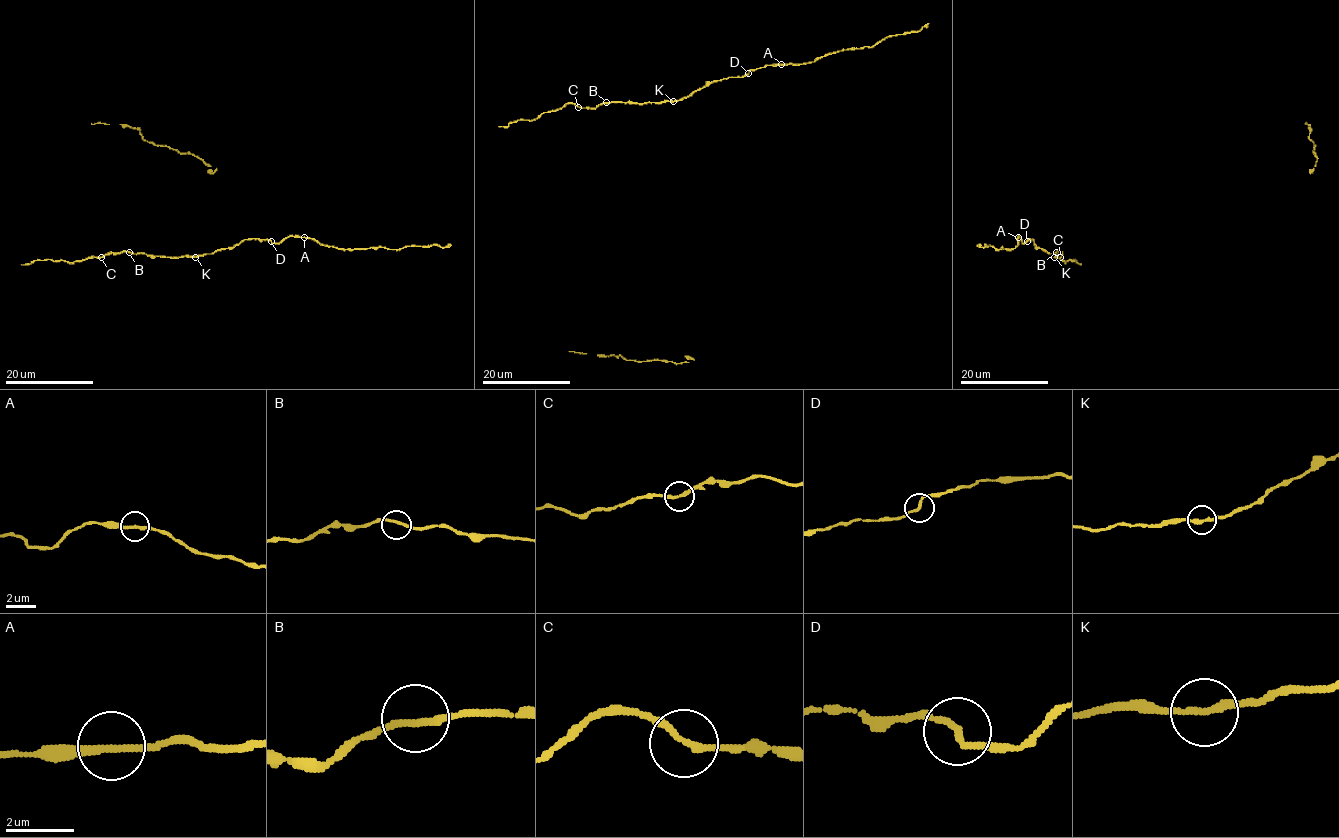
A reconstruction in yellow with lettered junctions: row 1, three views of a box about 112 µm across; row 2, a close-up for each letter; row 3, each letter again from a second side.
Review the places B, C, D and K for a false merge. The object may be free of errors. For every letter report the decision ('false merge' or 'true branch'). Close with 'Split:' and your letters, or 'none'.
B: true branch
C: true branch
D: true branch
K: true branch
Split: none

